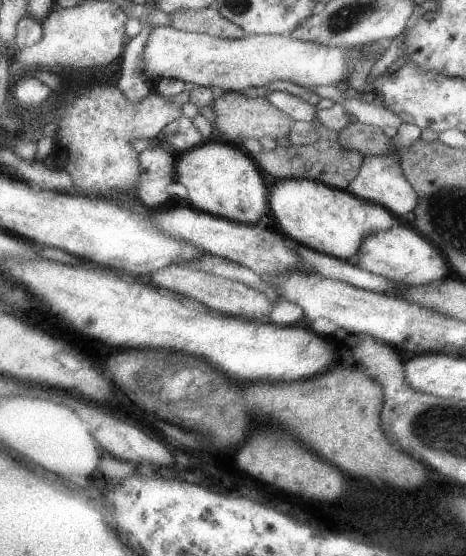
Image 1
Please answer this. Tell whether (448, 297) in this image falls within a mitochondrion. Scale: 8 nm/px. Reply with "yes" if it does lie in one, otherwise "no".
no

